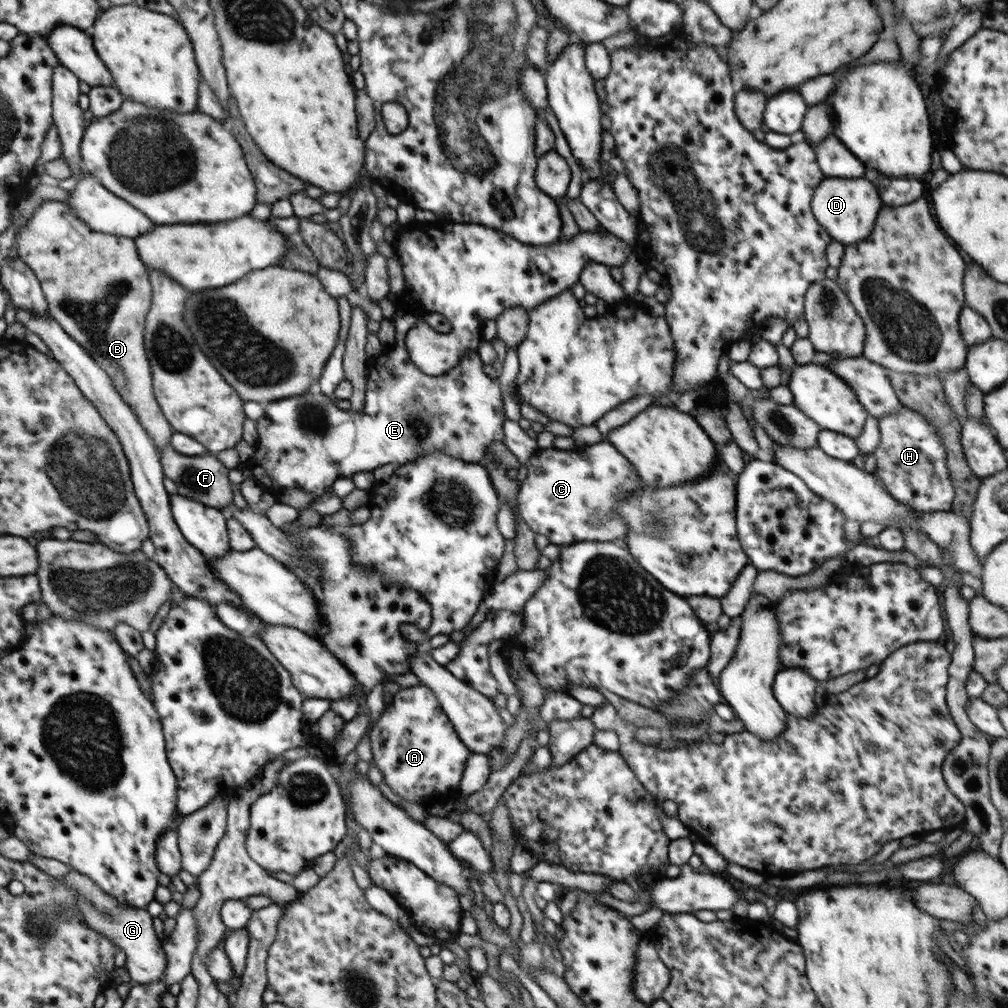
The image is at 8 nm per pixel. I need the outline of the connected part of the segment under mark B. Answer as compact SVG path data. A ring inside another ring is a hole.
M49 199L34 211L30 220L15 234L15 241L19 258L29 264L40 281L51 317L111 376L122 401L126 401L136 414L160 455L161 450L172 443L174 431L154 398L153 376L144 348L145 318L152 304L153 288L149 269L137 251L136 240L96 232L80 220L69 205Z

